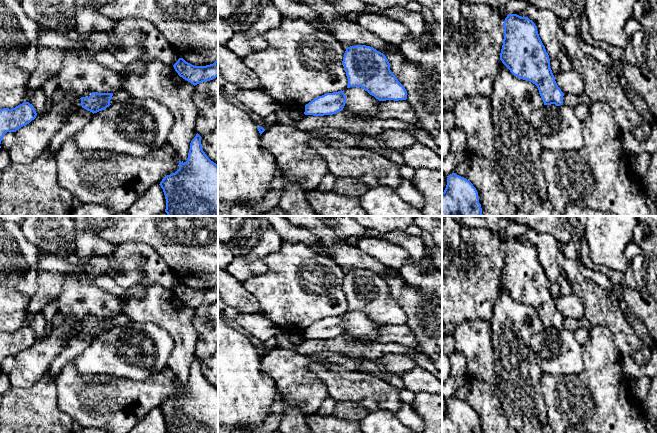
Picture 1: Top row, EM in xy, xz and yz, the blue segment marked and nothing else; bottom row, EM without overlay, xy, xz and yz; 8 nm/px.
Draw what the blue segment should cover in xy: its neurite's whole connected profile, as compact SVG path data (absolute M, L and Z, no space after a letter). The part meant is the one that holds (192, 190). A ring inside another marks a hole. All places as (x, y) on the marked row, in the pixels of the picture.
M198 133L190 143L187 161L179 160L179 169L165 176L159 185L165 195L168 216L218 216L218 165L203 151Z

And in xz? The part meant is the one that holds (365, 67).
M347 47L342 65L348 79L347 88L361 87L379 101L407 99L407 91L391 72L388 59L373 47Z

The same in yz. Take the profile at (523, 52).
M508 14L502 26L502 63L514 76L535 84L544 105L562 105L564 93L555 81L549 55L534 22L528 17Z

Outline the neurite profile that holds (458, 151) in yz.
M454 128L450 134L451 148L442 158L442 191L447 185L447 178L464 162L467 156L467 137L463 130Z

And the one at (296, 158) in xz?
M276 124L261 134L260 144L276 159L280 173L297 180L304 191L315 189L328 173L328 165L309 140L326 136Z

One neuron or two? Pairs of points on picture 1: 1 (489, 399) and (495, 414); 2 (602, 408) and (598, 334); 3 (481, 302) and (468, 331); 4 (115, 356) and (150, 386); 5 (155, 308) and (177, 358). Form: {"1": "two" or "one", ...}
{"1": "one", "2": "one", "3": "two", "4": "two", "5": "one"}

